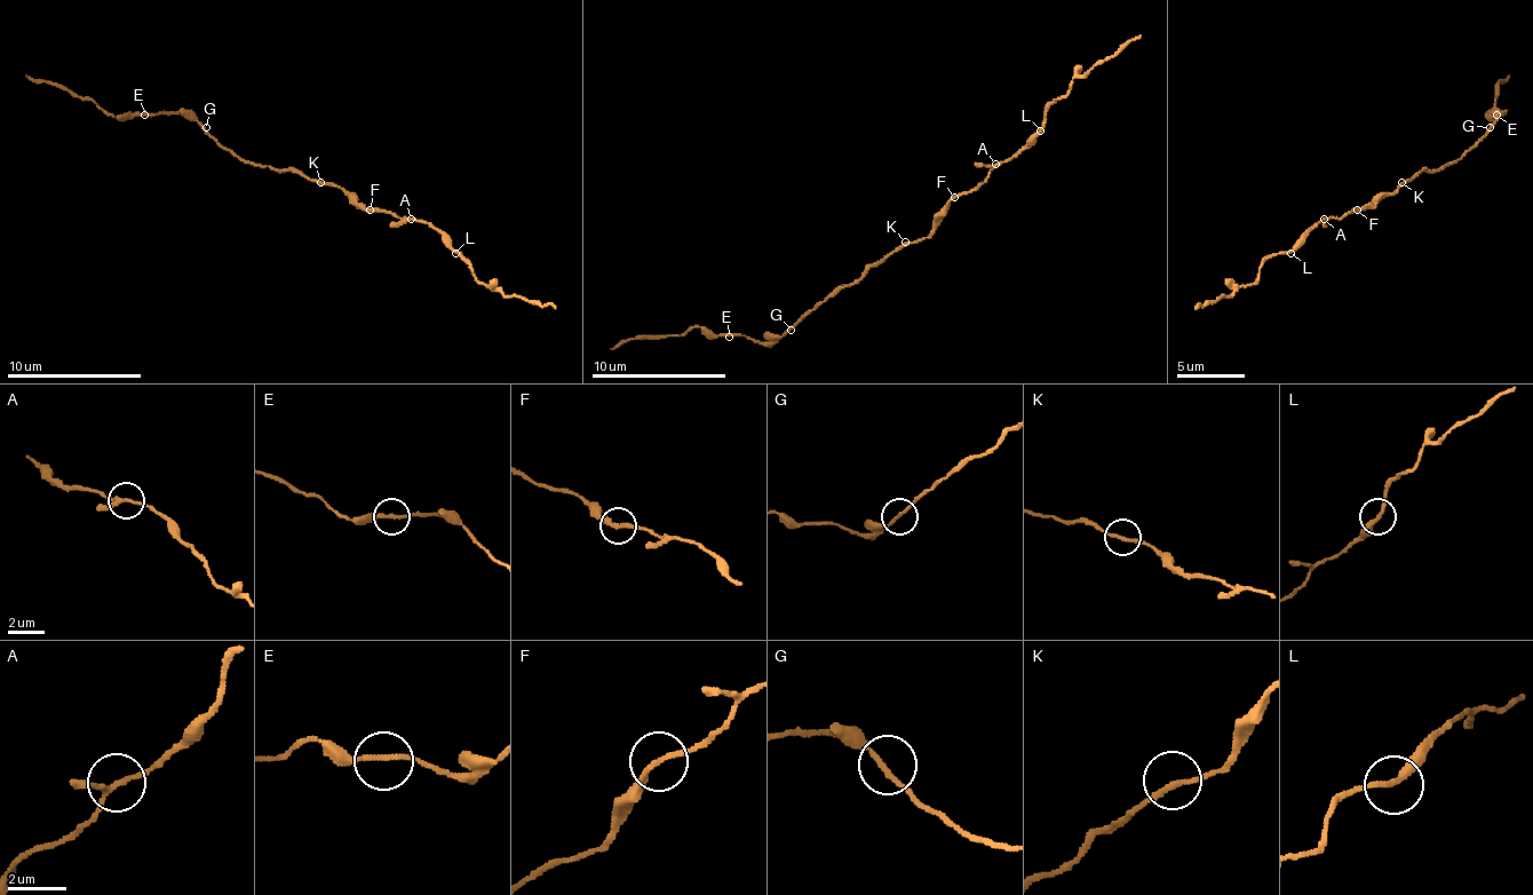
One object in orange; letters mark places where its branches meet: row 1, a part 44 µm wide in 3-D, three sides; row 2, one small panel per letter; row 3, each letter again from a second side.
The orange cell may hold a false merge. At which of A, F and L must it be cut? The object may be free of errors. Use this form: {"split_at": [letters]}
{"split_at": []}

